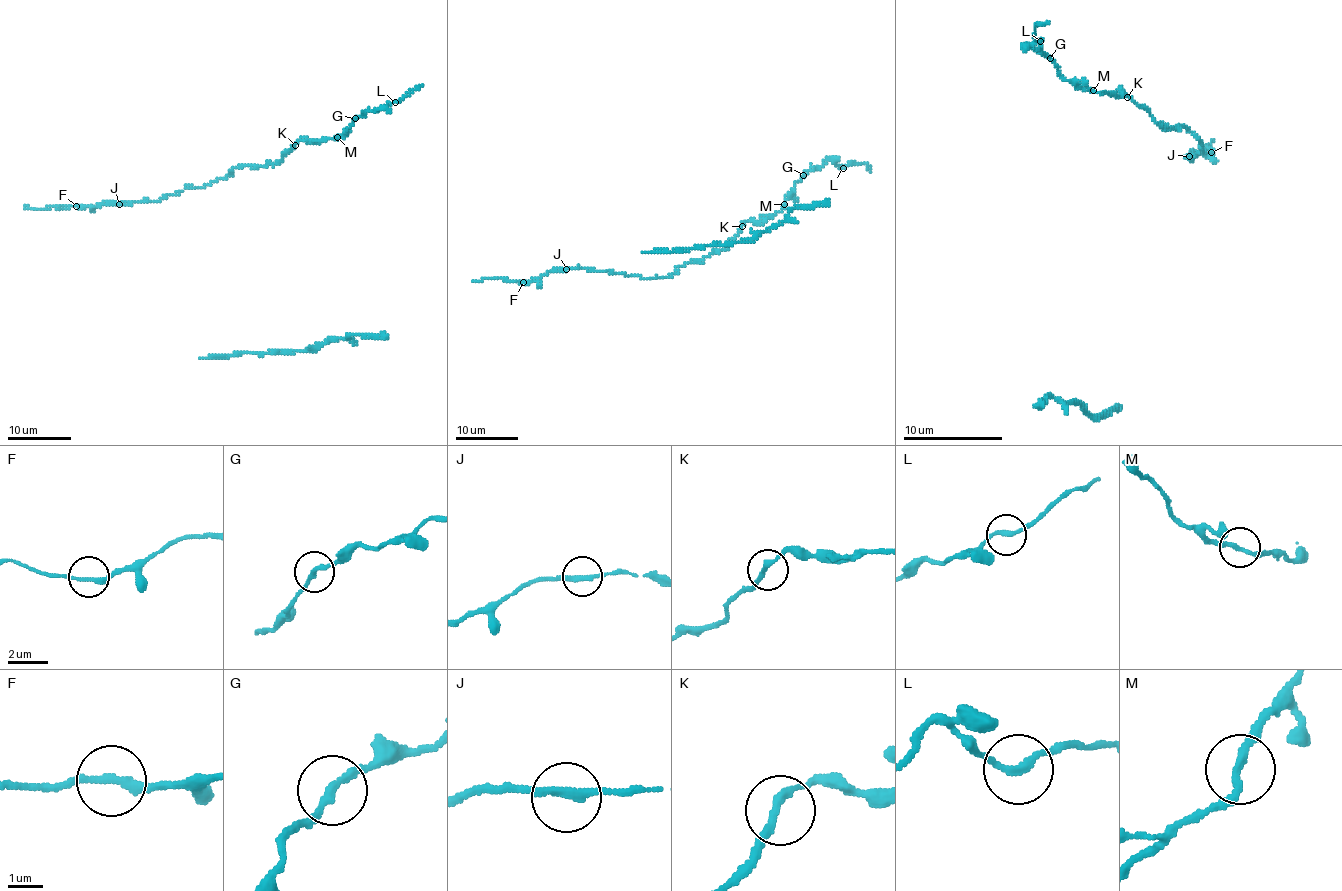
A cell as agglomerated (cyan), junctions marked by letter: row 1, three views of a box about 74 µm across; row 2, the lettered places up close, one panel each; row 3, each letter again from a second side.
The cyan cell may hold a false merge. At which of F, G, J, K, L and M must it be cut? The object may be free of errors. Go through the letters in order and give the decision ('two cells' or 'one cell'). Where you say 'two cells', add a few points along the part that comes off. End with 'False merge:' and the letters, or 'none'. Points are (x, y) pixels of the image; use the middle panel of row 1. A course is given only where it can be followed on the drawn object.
F: one cell
G: one cell
J: one cell
K: one cell
L: one cell
M: one cell
False merge: none

